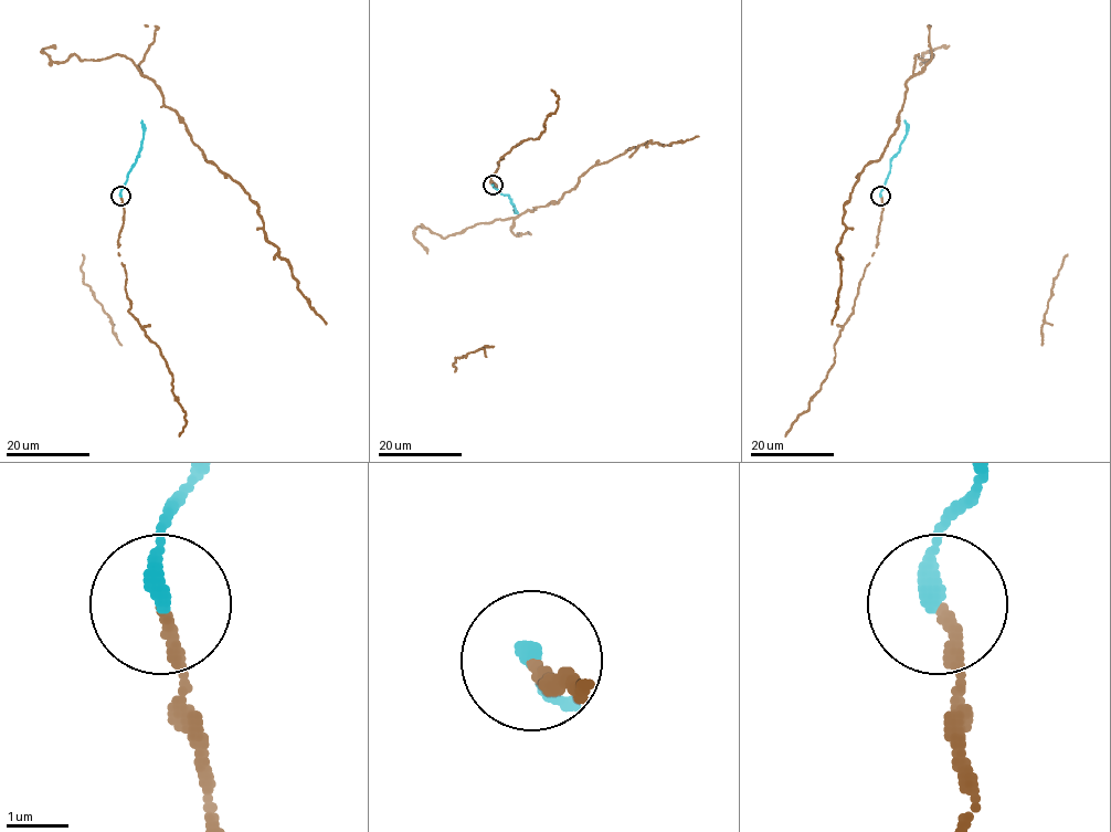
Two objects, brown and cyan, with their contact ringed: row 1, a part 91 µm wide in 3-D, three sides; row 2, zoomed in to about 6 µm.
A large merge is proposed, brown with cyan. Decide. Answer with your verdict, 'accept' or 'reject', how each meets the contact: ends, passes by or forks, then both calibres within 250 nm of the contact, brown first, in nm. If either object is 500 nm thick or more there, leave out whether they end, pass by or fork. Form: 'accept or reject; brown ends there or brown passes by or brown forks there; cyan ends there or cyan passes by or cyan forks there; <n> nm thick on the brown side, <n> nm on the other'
accept; brown ends there; cyan ends there; 170 nm thick on the brown side, 280 nm on the other

